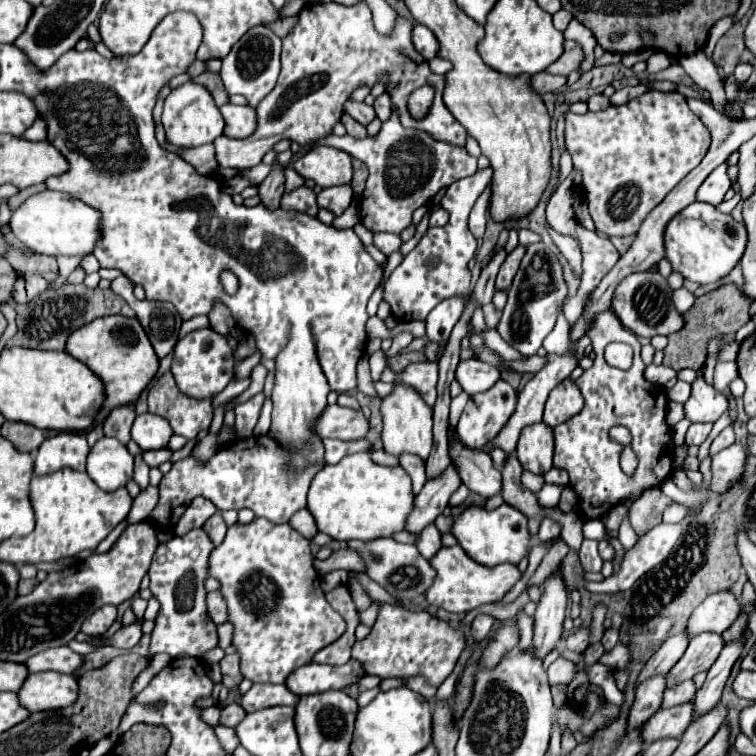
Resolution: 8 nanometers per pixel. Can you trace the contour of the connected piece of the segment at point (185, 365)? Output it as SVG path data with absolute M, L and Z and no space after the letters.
M197 329L177 341L171 373L183 395L193 399L211 399L221 393L233 379L233 363L233 351L223 335L213 329Z

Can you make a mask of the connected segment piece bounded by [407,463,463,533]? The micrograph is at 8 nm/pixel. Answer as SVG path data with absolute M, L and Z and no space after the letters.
M453 463L447 467L447 471L443 471L443 475L429 479L421 493L415 497L413 513L407 519L407 531L421 533L423 527L433 523L449 505L451 495L459 489L461 483L459 469L453 467Z

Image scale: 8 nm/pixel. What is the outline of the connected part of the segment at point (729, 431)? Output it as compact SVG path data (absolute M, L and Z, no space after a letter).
M727 427L727 429L723 429L723 431L715 437L715 441L713 441L713 443L711 443L711 447L709 447L709 453L711 453L711 455L715 455L715 453L723 451L725 447L729 447L729 445L733 445L733 443L735 443L733 427Z

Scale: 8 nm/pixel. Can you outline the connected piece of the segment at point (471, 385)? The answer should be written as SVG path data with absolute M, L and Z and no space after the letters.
M469 359L459 363L455 379L461 383L467 395L475 395L479 391L489 391L491 385L495 385L501 379L501 373L495 365L483 363L479 359Z

